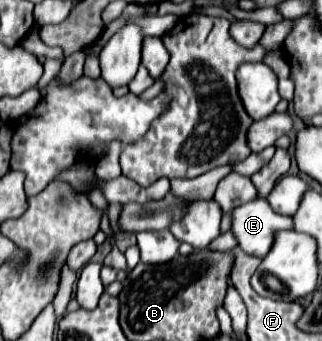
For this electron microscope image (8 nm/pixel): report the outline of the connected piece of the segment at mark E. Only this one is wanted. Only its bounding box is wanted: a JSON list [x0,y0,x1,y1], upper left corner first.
[231,199,293,257]

